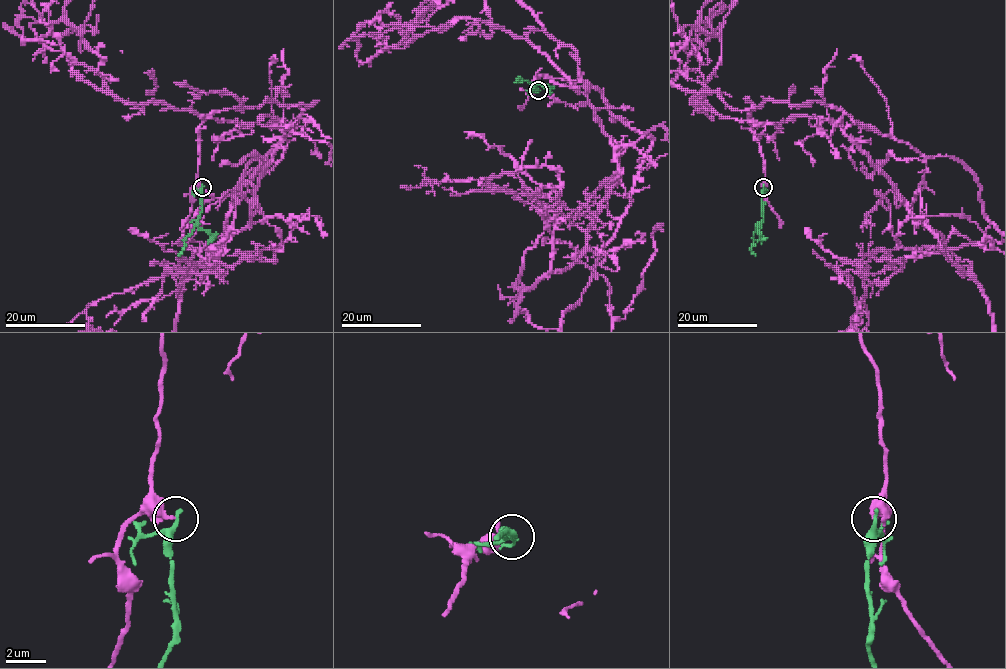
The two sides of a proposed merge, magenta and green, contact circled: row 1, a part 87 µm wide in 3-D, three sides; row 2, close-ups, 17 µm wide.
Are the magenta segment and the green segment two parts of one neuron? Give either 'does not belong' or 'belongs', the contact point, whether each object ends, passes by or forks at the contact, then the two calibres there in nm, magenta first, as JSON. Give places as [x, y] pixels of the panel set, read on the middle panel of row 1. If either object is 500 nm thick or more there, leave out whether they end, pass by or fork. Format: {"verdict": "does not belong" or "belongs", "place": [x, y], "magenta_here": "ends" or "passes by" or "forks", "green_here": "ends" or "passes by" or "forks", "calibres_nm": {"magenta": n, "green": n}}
{"verdict": "does not belong", "place": [538, 90], "magenta_here": "ends", "green_here": "passes by", "calibres_nm": {"magenta": 220, "green": 240}}

